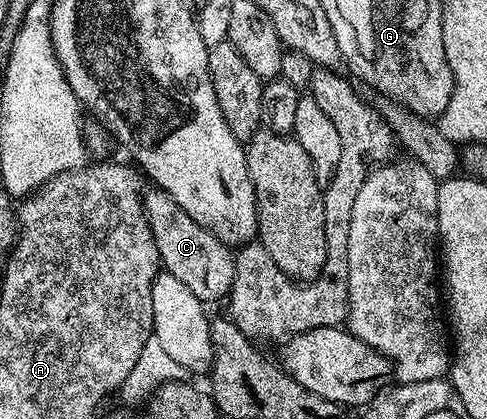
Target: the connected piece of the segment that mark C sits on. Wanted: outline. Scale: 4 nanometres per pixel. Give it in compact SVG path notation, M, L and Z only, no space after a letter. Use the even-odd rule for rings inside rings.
M160 189L152 190L144 192L143 202L145 216L153 226L161 267L175 277L179 277L179 281L183 281L183 285L187 285L187 289L191 289L195 297L203 301L224 300L229 290L233 288L234 252L226 244L220 243L210 231L203 229L203 225L187 217L187 213L183 213L181 206L169 194Z

